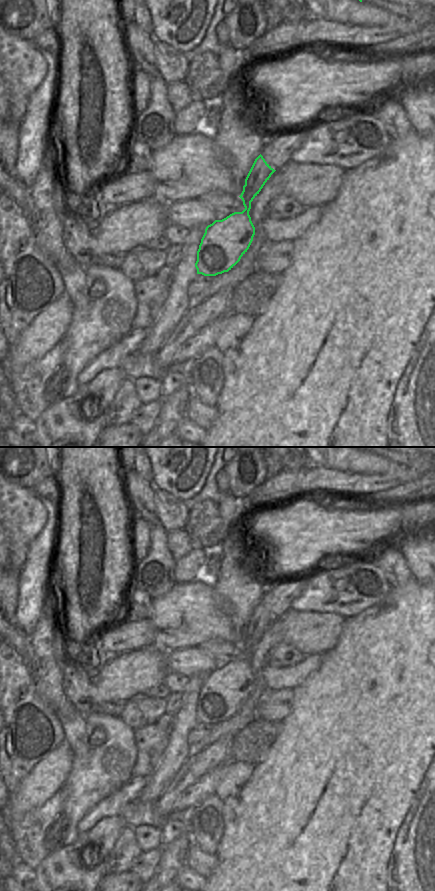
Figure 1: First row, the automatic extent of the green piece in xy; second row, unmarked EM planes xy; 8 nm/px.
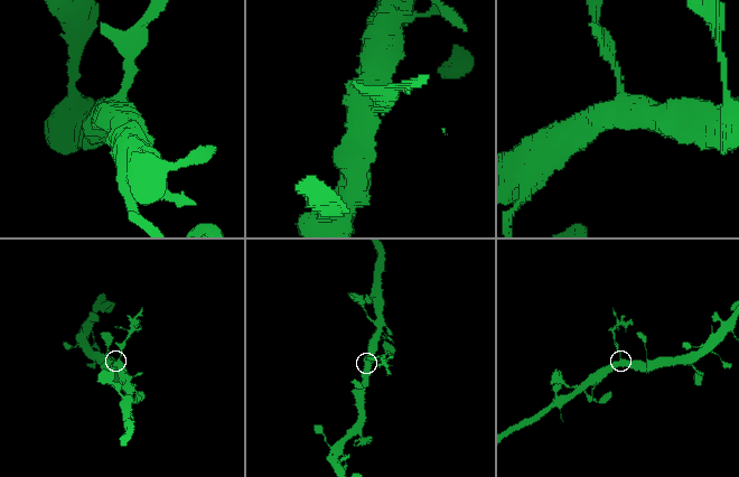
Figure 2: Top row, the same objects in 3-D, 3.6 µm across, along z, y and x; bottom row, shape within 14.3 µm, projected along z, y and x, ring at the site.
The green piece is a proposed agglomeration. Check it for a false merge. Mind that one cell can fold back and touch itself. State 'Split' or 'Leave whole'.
Split.

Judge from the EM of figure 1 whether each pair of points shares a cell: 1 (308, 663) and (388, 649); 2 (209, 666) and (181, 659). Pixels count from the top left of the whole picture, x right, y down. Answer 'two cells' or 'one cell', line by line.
1: two cells
2: one cell

